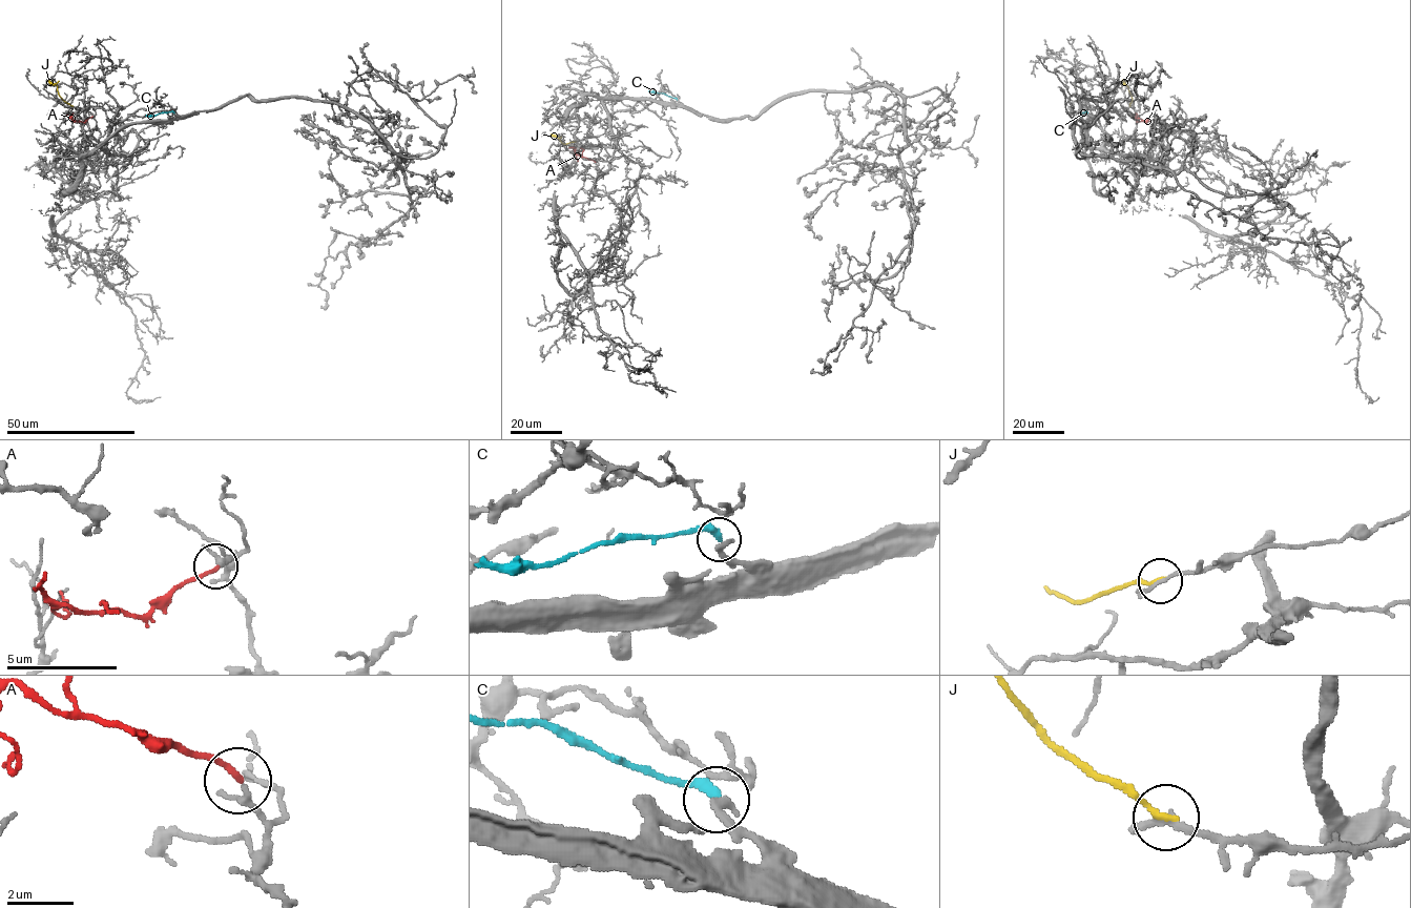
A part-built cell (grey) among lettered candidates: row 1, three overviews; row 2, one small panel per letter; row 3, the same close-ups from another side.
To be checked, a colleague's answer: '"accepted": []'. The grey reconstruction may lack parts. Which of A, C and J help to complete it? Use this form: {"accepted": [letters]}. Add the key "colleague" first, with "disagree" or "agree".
{"colleague": "disagree", "accepted": ["A"]}

